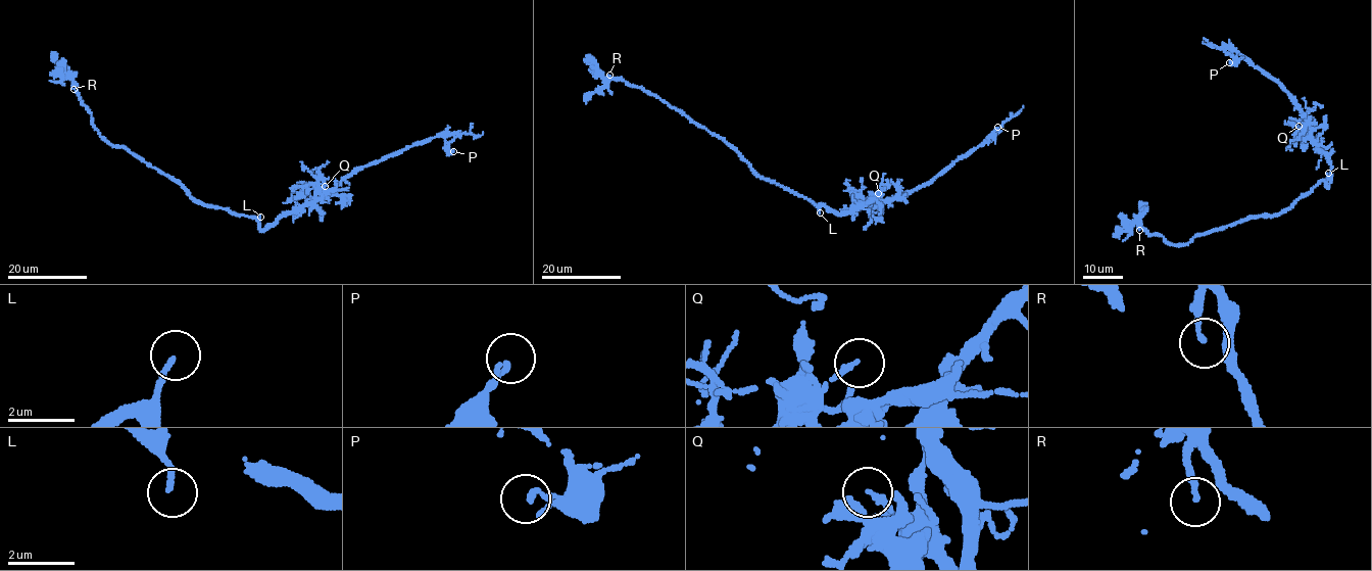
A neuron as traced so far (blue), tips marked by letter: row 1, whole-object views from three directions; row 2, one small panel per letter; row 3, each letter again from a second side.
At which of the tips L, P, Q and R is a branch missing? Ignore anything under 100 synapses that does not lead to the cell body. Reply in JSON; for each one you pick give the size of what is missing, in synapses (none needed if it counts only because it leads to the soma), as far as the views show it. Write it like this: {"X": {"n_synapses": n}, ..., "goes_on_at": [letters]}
{"goes_on_at": ["L"]}

